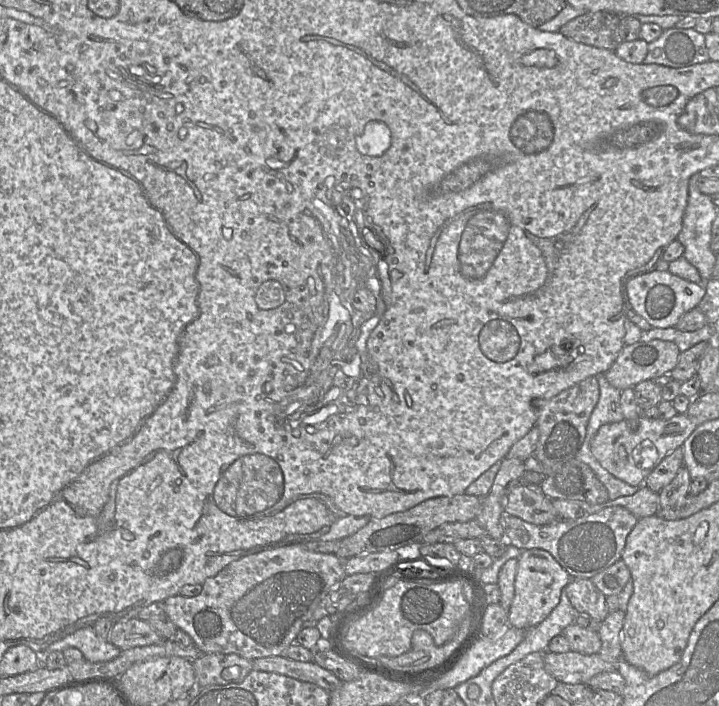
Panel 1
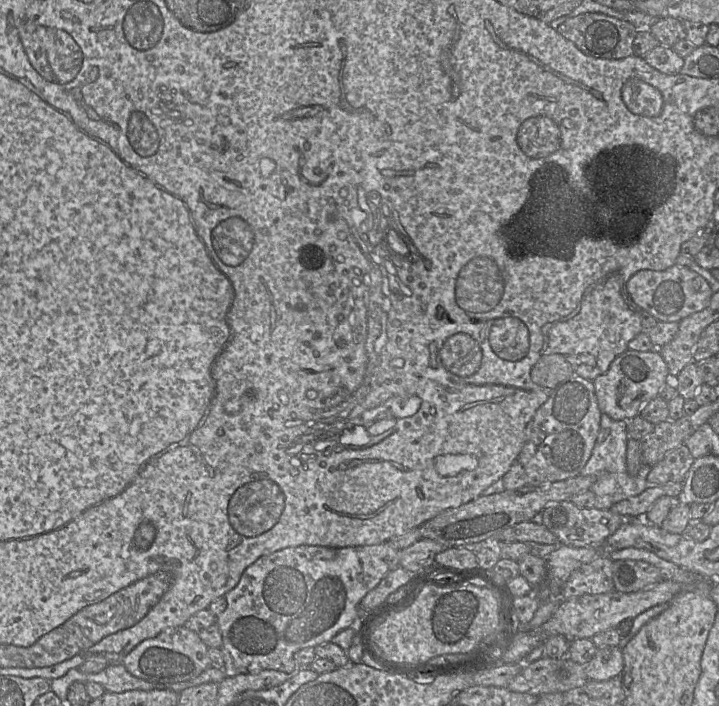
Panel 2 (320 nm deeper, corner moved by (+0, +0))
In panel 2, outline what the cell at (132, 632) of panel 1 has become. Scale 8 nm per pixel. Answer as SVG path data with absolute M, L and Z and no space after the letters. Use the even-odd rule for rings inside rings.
M184 626L169 628L153 638L140 642L123 659L133 676L154 683L169 685L192 680L211 667L208 646L198 634Z

